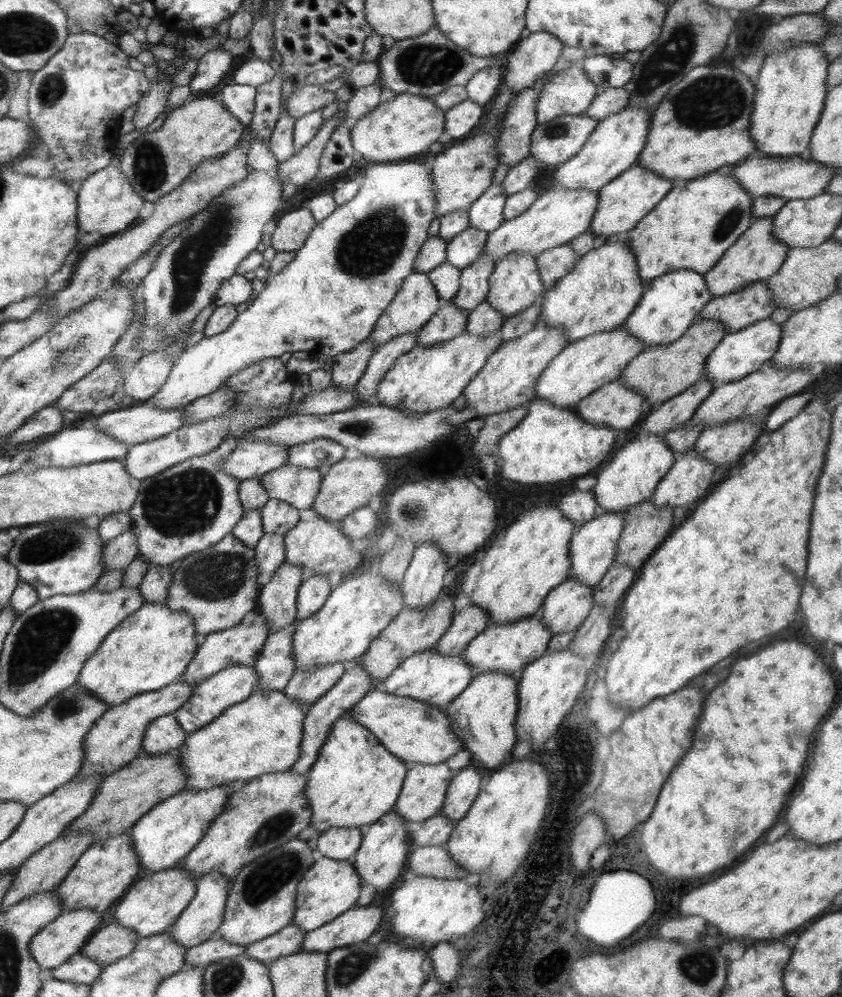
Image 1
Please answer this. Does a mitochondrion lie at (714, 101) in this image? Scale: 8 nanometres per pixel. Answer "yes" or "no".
yes

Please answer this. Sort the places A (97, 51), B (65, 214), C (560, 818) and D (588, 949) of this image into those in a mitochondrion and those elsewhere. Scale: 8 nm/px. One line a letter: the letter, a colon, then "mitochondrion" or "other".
A: other
B: other
C: other
D: other

